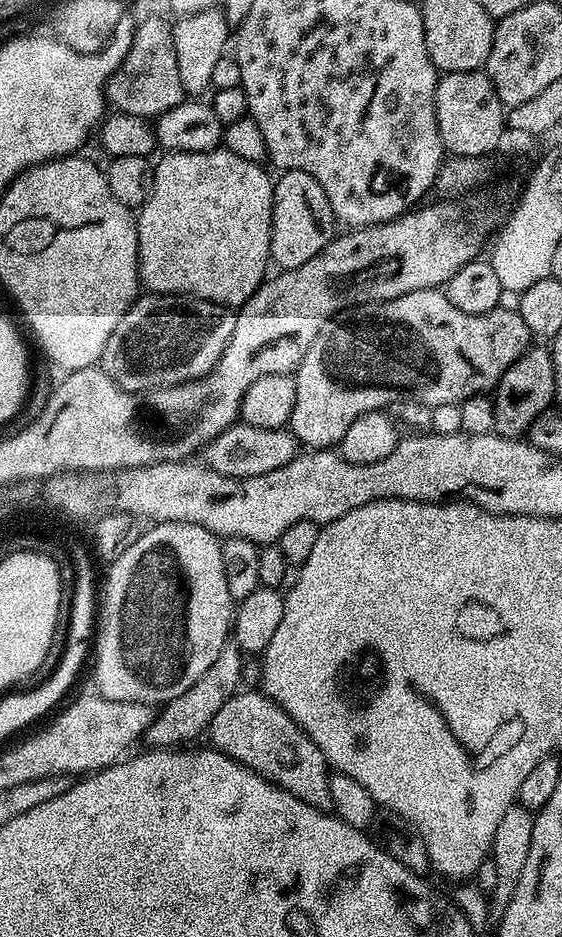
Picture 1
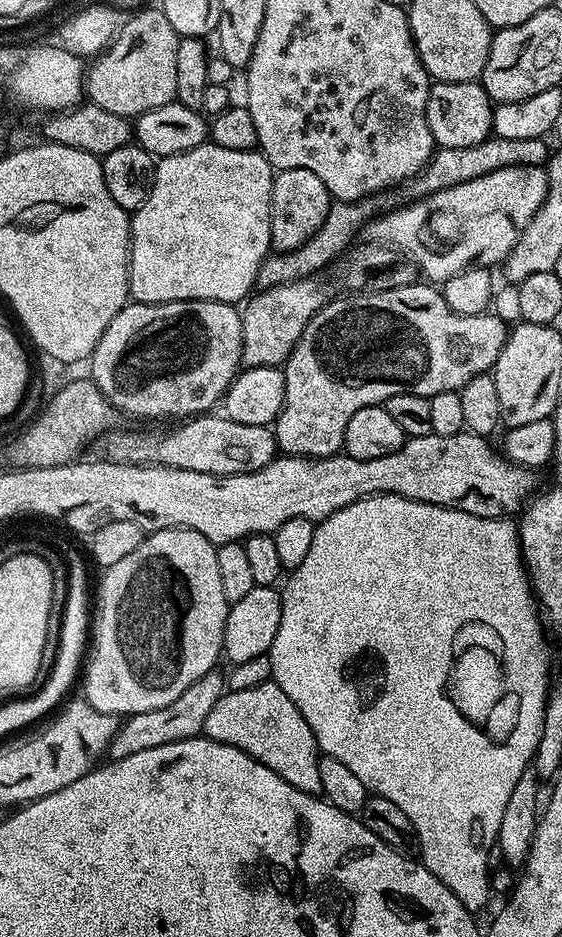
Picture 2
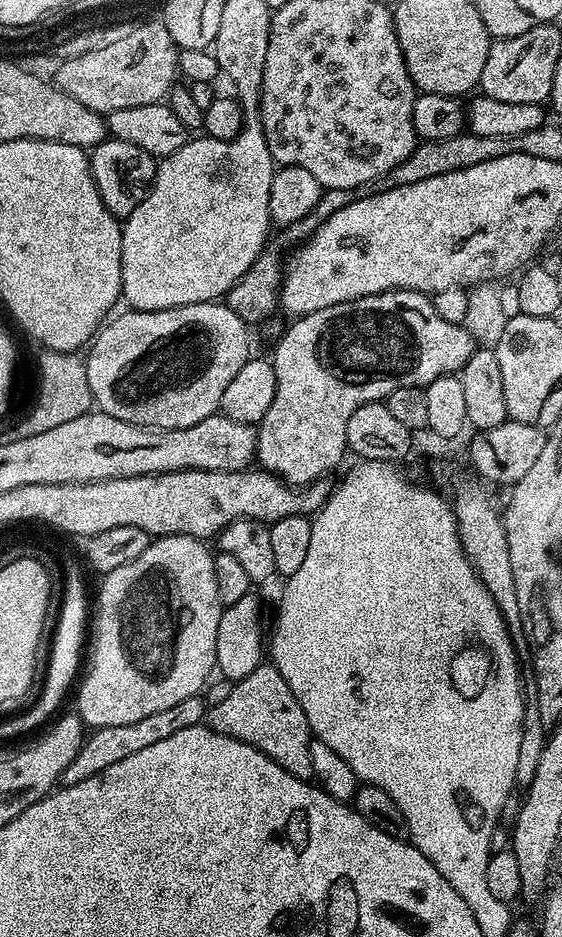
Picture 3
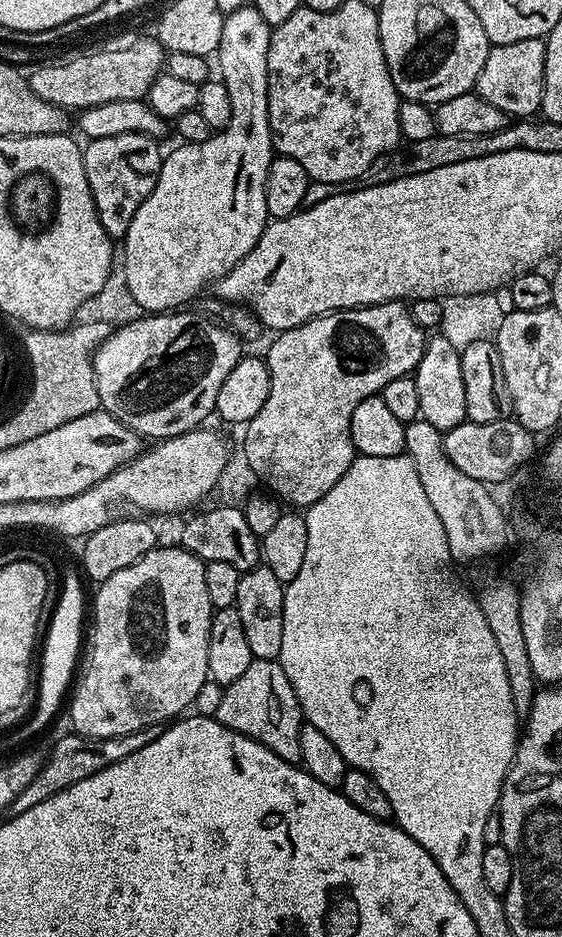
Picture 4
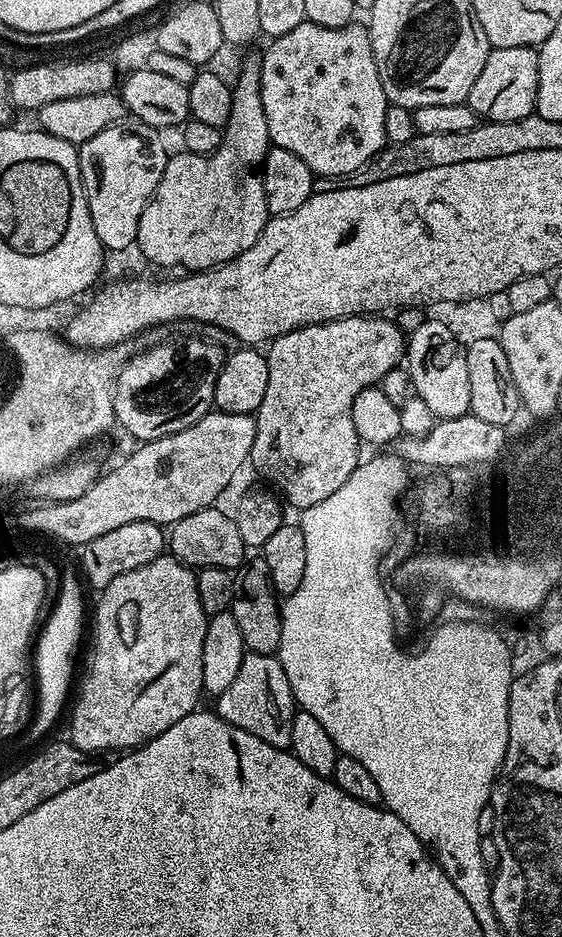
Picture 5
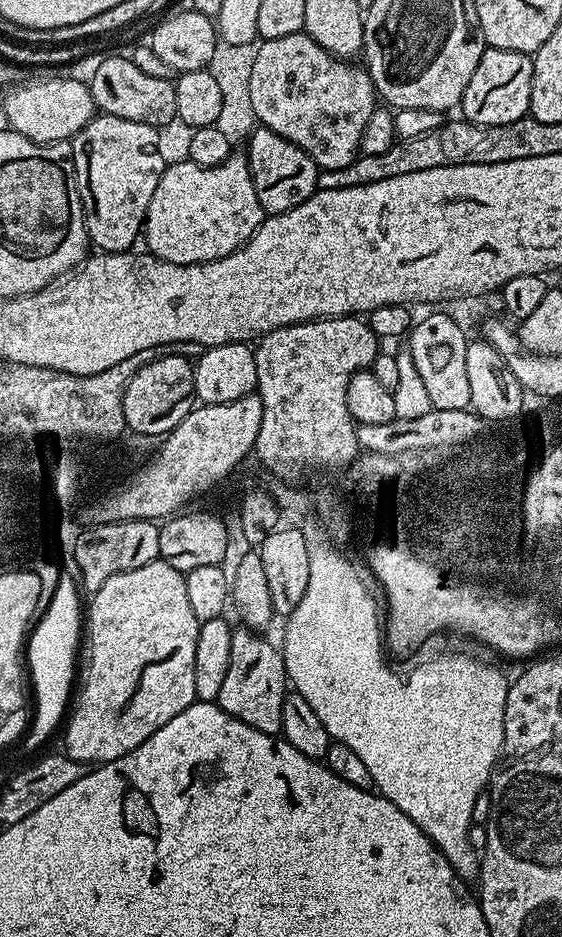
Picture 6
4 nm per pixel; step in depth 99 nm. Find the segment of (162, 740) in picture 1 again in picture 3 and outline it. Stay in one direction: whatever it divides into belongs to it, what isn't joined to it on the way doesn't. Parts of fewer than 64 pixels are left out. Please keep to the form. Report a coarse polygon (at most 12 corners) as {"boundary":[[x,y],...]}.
{"boundary":[[191,696],[127,726],[89,731],[60,784],[94,778],[106,766],[201,723]]}

